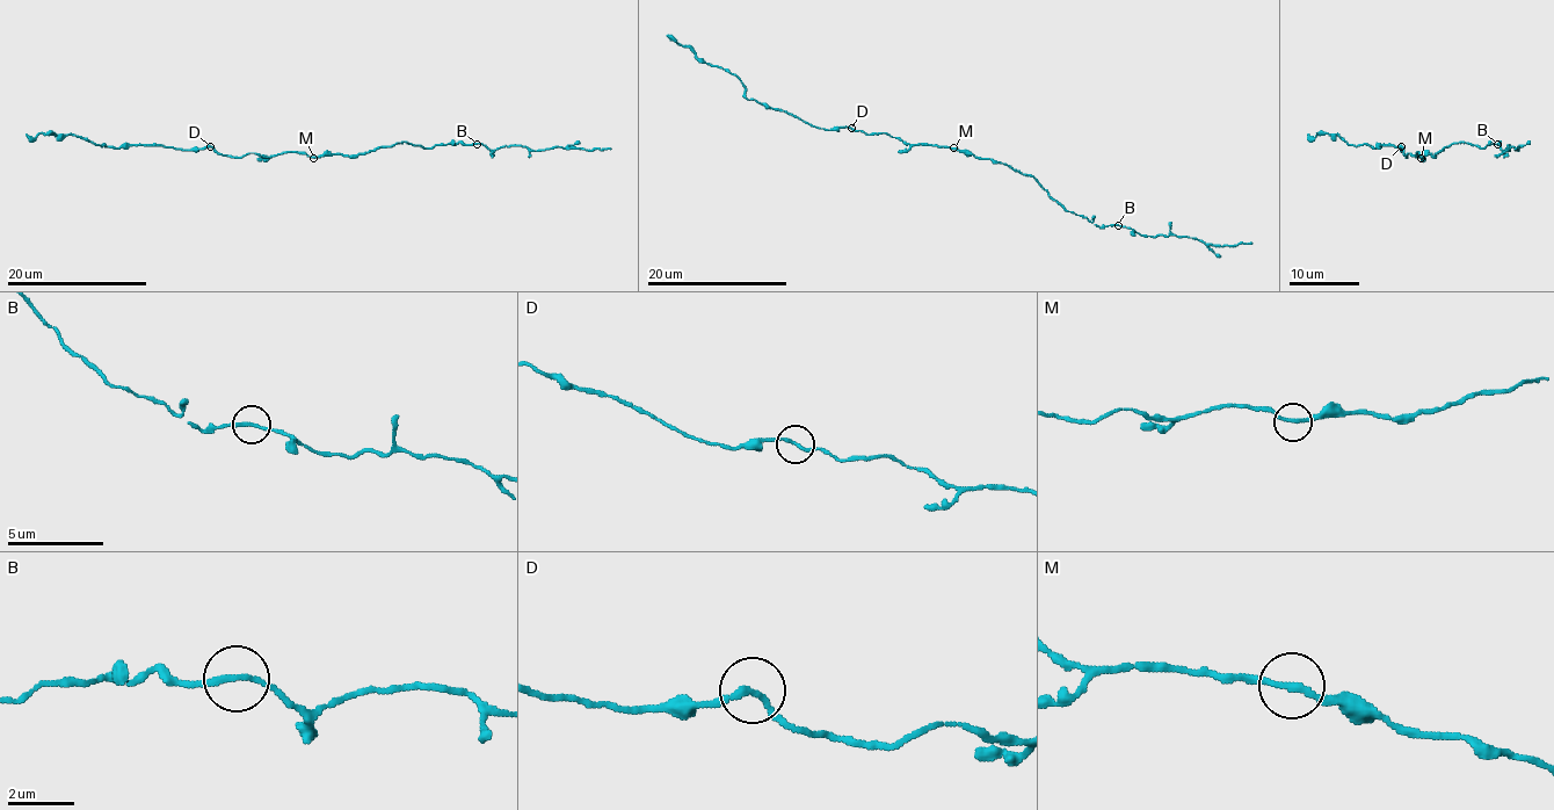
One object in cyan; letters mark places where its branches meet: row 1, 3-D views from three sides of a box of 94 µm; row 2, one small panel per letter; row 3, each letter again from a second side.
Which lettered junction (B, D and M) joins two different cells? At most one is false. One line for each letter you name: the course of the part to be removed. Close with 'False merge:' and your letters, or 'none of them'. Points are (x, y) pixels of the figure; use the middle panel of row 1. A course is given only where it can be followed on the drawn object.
False merge: none of them

